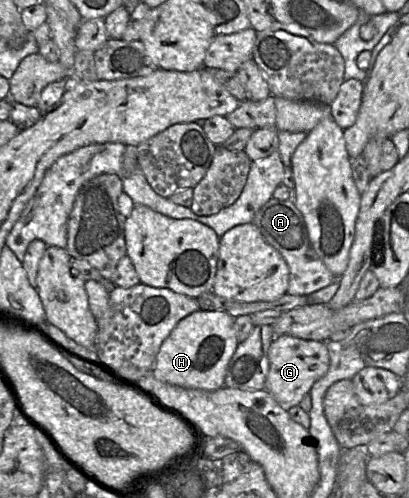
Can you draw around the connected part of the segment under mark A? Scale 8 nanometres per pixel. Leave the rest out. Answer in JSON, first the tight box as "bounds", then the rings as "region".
{"bounds":[252,197,338,296],"region":[[[272,197],[256,212],[252,223],[286,261],[289,268],[288,294],[309,296],[338,280],[312,247],[304,218],[292,200]]]}

